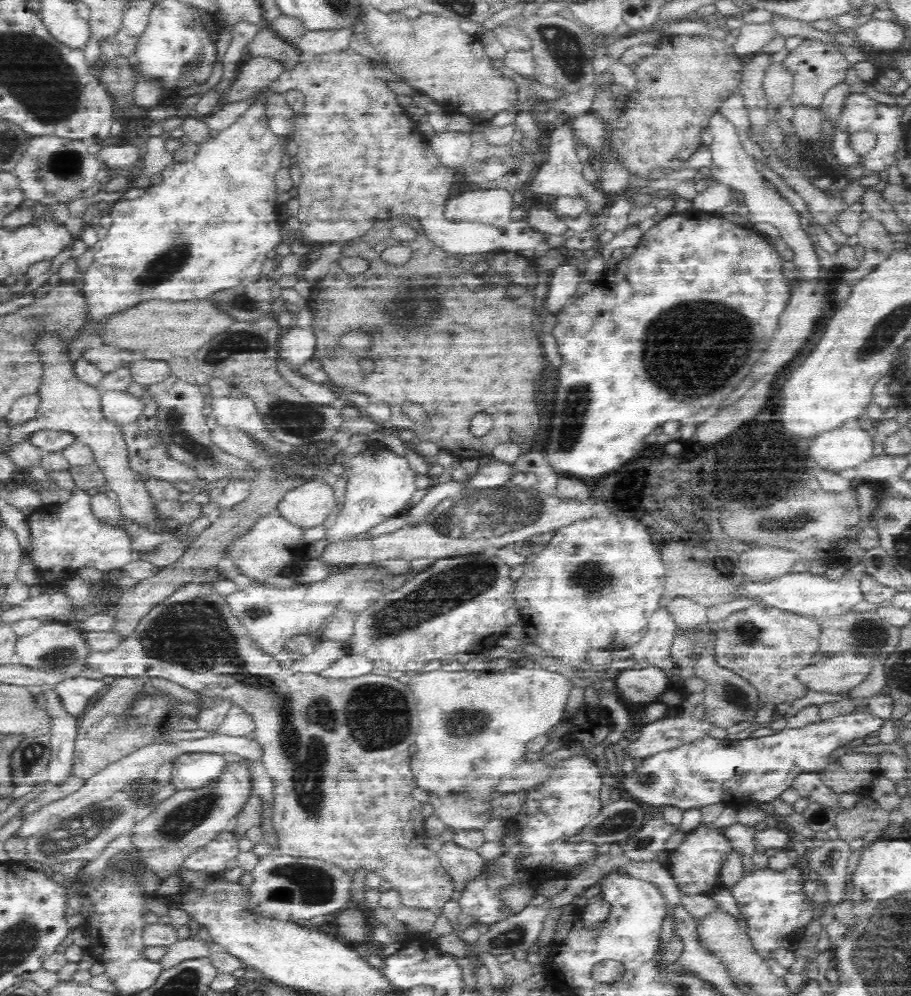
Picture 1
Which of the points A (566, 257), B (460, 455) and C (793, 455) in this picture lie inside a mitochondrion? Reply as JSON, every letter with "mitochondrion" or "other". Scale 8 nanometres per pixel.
{"A":"other","B":"other","C":"other"}

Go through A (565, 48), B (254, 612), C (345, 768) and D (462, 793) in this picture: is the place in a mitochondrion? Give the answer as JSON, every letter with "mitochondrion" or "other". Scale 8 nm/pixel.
{"A":"mitochondrion","B":"mitochondrion","C":"mitochondrion","D":"mitochondrion"}

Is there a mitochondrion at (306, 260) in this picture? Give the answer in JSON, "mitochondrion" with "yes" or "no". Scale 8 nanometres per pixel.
{"mitochondrion":"no"}

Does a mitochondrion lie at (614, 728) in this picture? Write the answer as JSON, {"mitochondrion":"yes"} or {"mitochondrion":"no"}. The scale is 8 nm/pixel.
{"mitochondrion":"no"}

